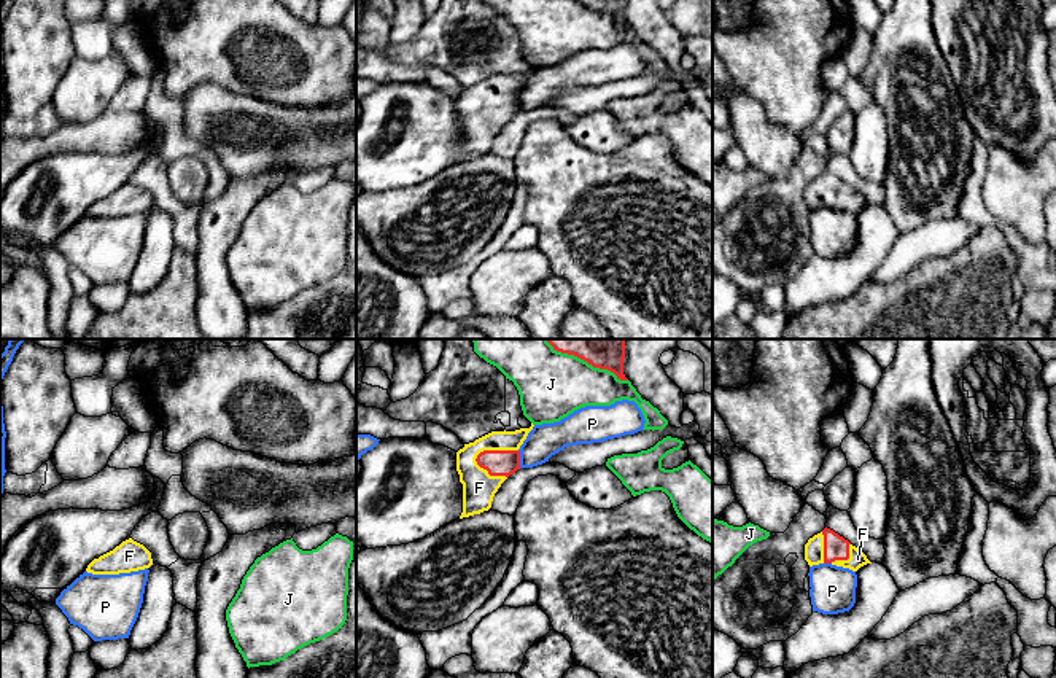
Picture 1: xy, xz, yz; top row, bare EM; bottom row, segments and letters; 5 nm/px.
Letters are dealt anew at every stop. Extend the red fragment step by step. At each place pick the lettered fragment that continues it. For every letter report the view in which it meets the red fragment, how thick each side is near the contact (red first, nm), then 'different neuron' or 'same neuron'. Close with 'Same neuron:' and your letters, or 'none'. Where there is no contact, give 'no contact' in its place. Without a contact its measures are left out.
F: xz | 130/170 nm | same neuron
J: xz | 80/300 nm | different neuron
P: xz | 130/170 nm | different neuron
Same neuron: F

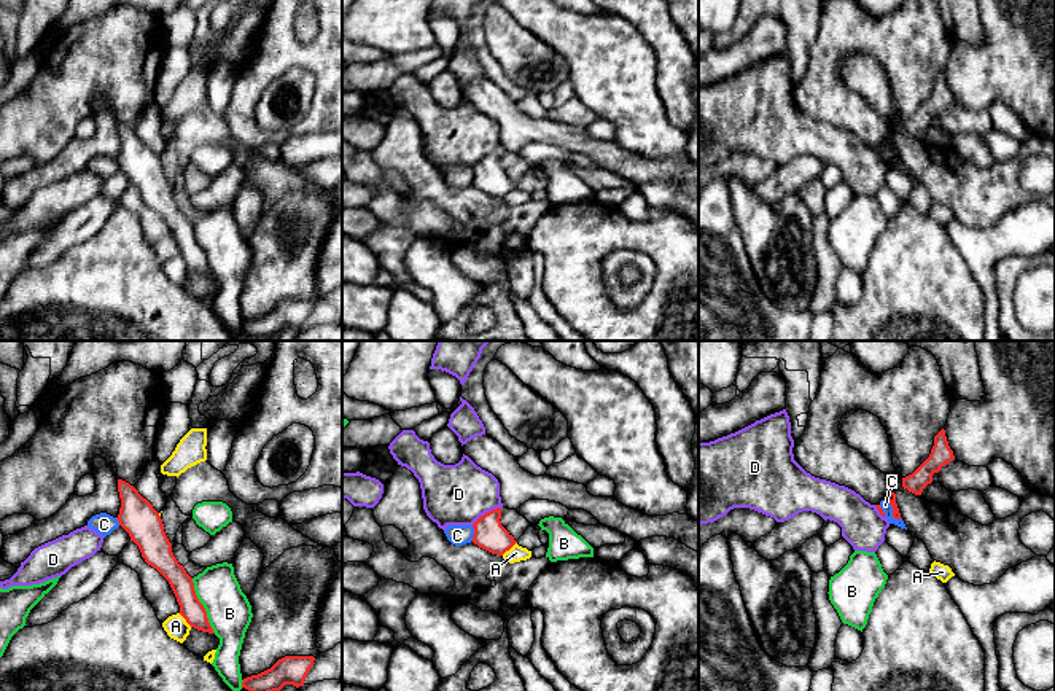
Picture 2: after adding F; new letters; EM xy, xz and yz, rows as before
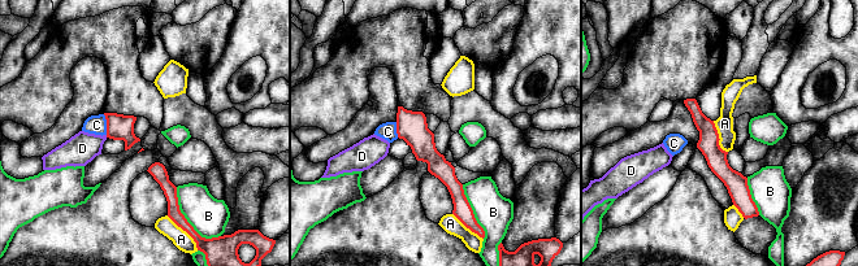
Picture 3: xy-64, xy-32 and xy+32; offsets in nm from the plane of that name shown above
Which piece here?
A: xz | 160/80 nm | different neuron
B: xy | 120/220 nm | different neuron
C: yz | 50/50 nm | different neuron
D: xz | 160/300 nm | different neuron
Same neuron: none

